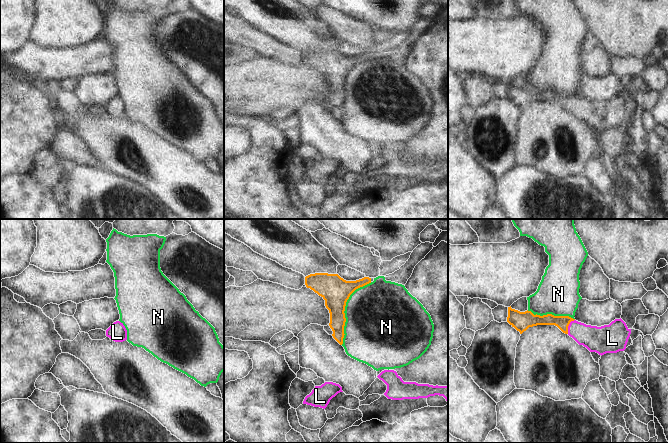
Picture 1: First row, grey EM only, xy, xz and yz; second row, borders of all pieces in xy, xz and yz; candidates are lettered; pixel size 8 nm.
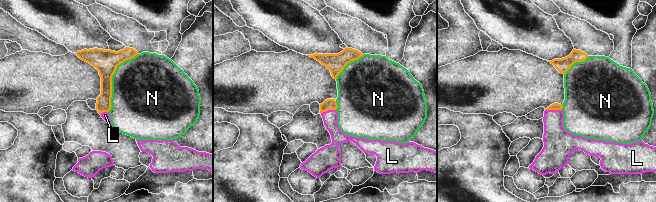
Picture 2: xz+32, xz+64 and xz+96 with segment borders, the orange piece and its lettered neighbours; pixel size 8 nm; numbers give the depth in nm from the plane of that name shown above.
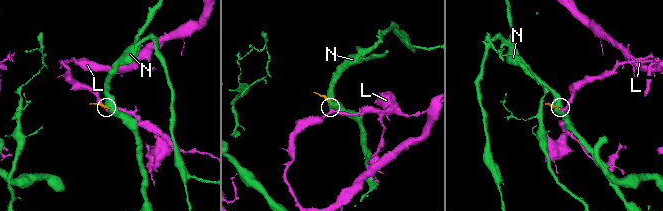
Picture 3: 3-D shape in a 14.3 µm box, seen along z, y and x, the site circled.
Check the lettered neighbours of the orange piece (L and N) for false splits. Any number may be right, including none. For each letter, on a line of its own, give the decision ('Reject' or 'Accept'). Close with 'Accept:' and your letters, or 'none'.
L: Accept
N: Reject
Accept: L

